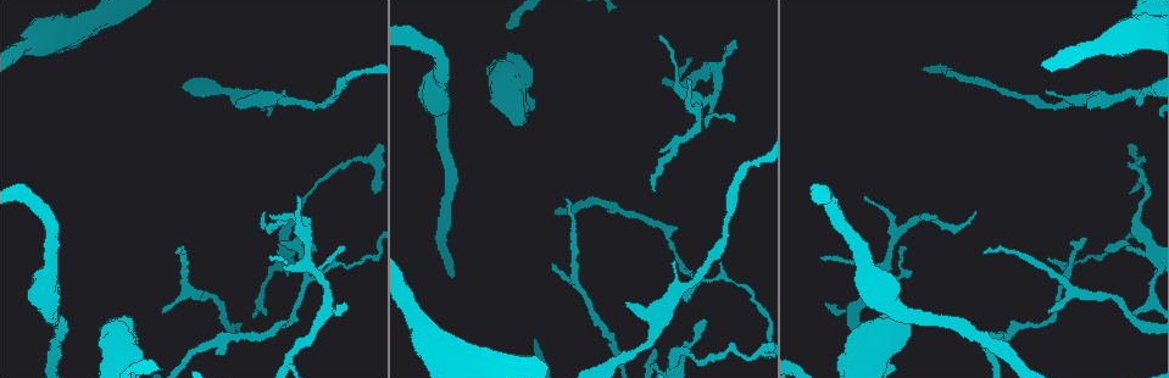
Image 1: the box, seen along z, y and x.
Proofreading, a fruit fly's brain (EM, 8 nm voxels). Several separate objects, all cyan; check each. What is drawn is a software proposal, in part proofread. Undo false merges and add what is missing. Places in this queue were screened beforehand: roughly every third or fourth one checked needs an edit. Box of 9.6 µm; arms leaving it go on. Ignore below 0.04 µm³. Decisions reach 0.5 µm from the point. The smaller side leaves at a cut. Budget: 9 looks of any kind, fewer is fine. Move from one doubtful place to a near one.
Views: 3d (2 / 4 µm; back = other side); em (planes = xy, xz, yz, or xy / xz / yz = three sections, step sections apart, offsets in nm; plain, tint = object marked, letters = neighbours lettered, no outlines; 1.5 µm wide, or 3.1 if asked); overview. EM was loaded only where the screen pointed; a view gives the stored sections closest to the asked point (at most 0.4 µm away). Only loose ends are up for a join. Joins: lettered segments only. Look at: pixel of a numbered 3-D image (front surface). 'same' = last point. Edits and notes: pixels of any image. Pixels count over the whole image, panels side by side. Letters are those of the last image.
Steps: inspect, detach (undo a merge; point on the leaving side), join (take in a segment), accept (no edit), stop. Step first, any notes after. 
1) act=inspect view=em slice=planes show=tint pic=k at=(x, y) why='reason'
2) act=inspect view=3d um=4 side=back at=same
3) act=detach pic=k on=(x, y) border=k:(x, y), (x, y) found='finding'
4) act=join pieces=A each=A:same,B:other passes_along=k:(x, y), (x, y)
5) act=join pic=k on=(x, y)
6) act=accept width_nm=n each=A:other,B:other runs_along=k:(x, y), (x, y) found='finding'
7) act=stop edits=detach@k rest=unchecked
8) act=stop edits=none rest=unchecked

act=inspect view=3d um=4 pic=1 at=(266, 314) why='thin end'

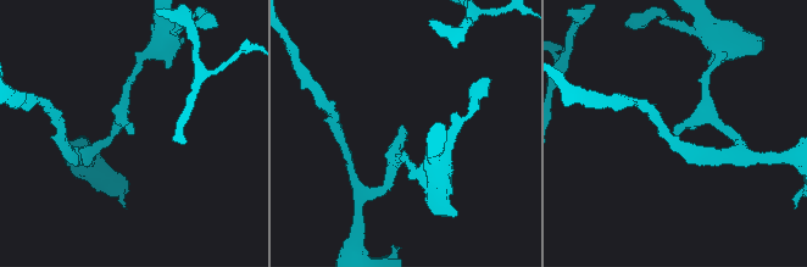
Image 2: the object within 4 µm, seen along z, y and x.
act=inspect view=em slice=planes show=letters pic=2 at=(674, 132) why='shape alone is not enough'

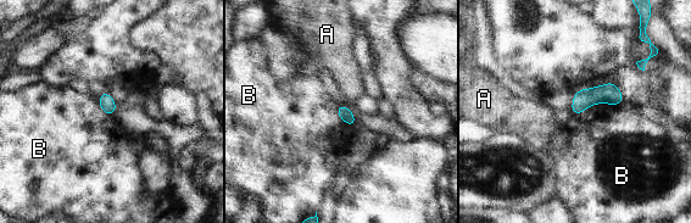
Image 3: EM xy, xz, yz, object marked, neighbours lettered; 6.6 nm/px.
act=accept longest_contact=B:300nm each=A:other,B:other border=3:(618, 104), (595, 102), (574, 116) found='none of them fits'

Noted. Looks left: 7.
act=inspect view=3d um=2 pic=1 at=(1104, 250) why='thin end'

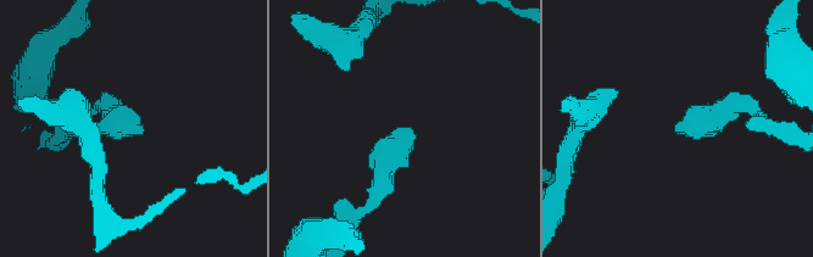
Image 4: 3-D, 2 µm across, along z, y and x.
act=inspect view=em slice=planes show=letters pic=4 at=(415, 134) why='shape alone is not enough'

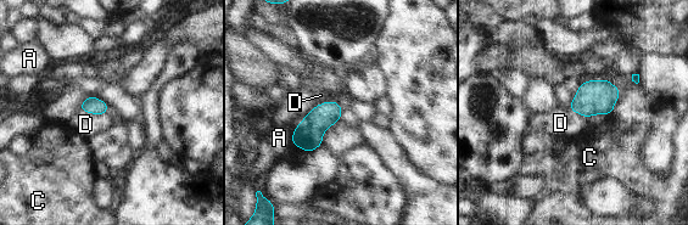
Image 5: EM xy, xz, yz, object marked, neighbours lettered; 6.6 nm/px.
act=accept each=A:other,C:other,D:other found='none of them fits'

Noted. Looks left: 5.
act=inspect view=3d um=4 pic=1 at=(689, 80) why='thin end'

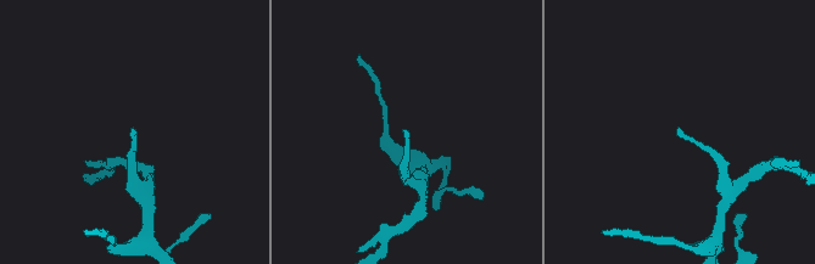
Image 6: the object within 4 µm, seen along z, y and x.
act=inspect view=em slice=yz step=8 show=tint pic=6 at=(132, 130)

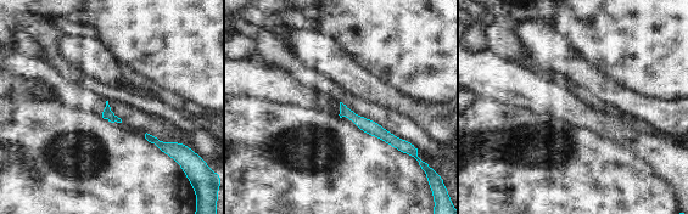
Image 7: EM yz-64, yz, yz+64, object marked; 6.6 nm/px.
act=inspect view=em slice=planes show=letters at=same

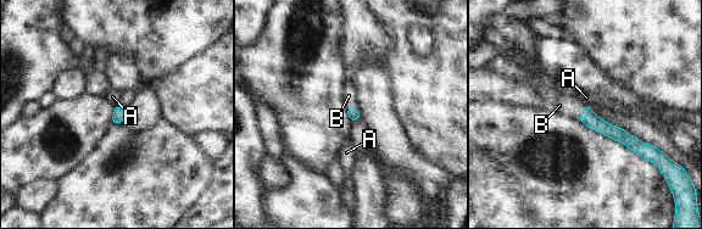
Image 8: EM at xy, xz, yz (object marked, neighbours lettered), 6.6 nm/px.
act=join pic=8 on=(558, 102) each=A:other,B:same passes_along=8:(588, 117), (580, 112), (558, 102) found='it goes on there'

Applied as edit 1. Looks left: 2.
act=inspect view=em slice=planes show=letters pic=1 at=(982, 253) why='an open end'

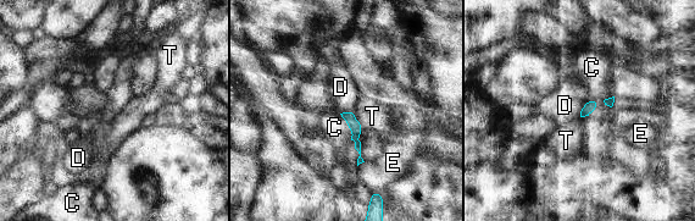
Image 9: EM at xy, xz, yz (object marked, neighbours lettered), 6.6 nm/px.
act=accept each=C:other,D:other,E:other,T:other border=9:(589, 99), (583, 105), (579, 115) found='no lettered segment goes on from it'

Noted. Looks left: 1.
act=stop edits=join@8 rest=unchecked

